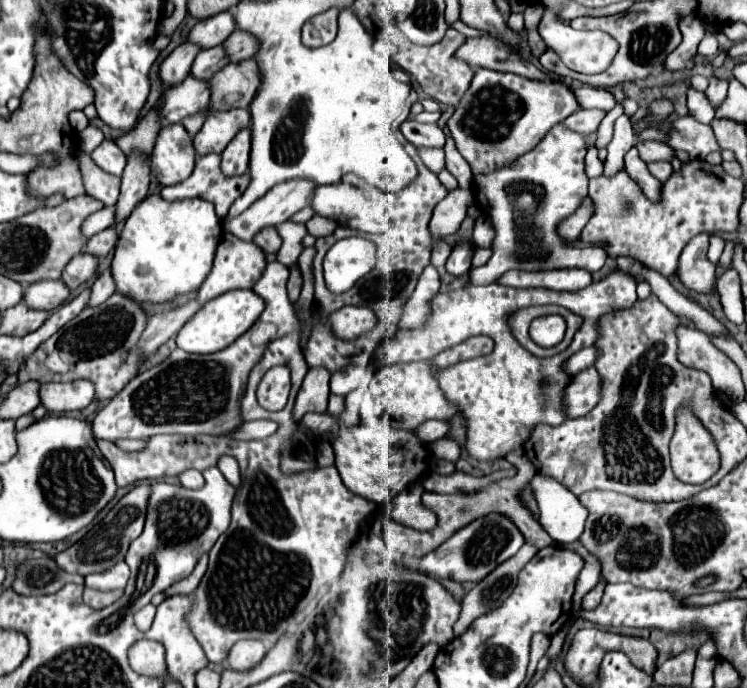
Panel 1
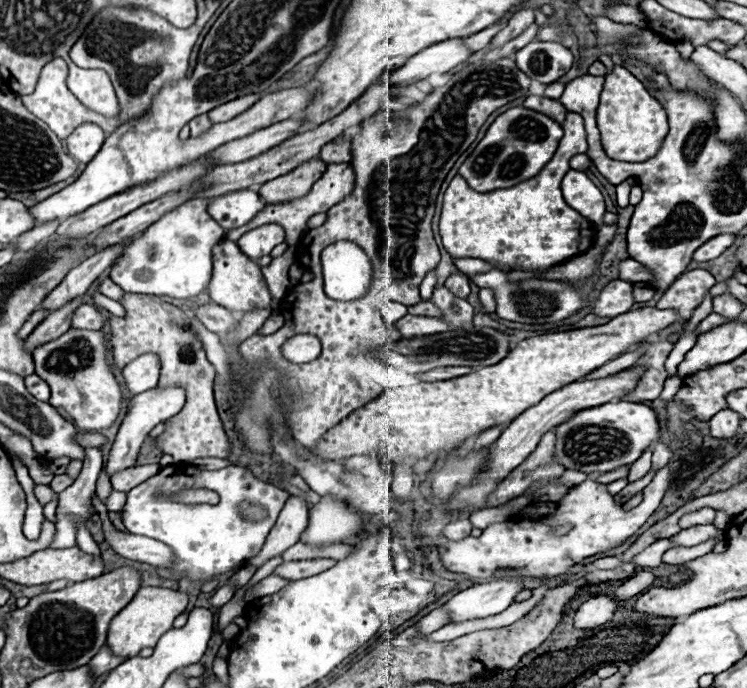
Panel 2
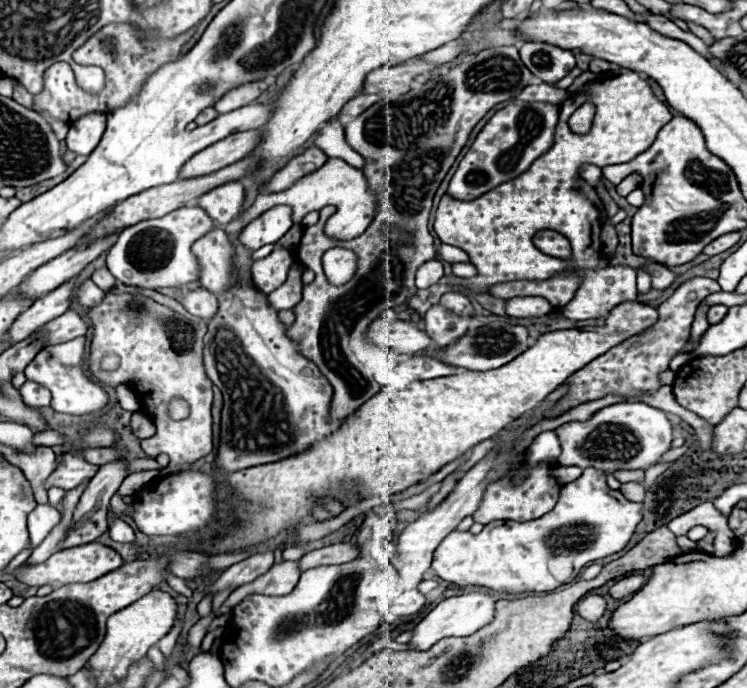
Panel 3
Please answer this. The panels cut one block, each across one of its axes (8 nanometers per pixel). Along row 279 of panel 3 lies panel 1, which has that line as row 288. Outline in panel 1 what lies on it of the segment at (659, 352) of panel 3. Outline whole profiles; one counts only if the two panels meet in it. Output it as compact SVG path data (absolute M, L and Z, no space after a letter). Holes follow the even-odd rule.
M698 234L694 240L690 240L678 262L680 280L696 292L710 292L716 280L714 264L706 256L708 238L708 234Z

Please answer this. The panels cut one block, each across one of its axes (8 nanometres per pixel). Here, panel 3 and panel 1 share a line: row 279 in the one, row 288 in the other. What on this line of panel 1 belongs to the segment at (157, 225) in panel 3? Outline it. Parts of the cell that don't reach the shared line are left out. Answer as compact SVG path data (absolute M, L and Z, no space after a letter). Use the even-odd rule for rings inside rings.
M162 196L144 198L128 216L114 252L112 276L114 276L116 292L136 300L138 304L164 304L174 300L176 296L184 296L198 290L212 270L214 252L222 236L224 236L222 220L216 216L214 206L206 200L188 198L188 200L168 202Z

